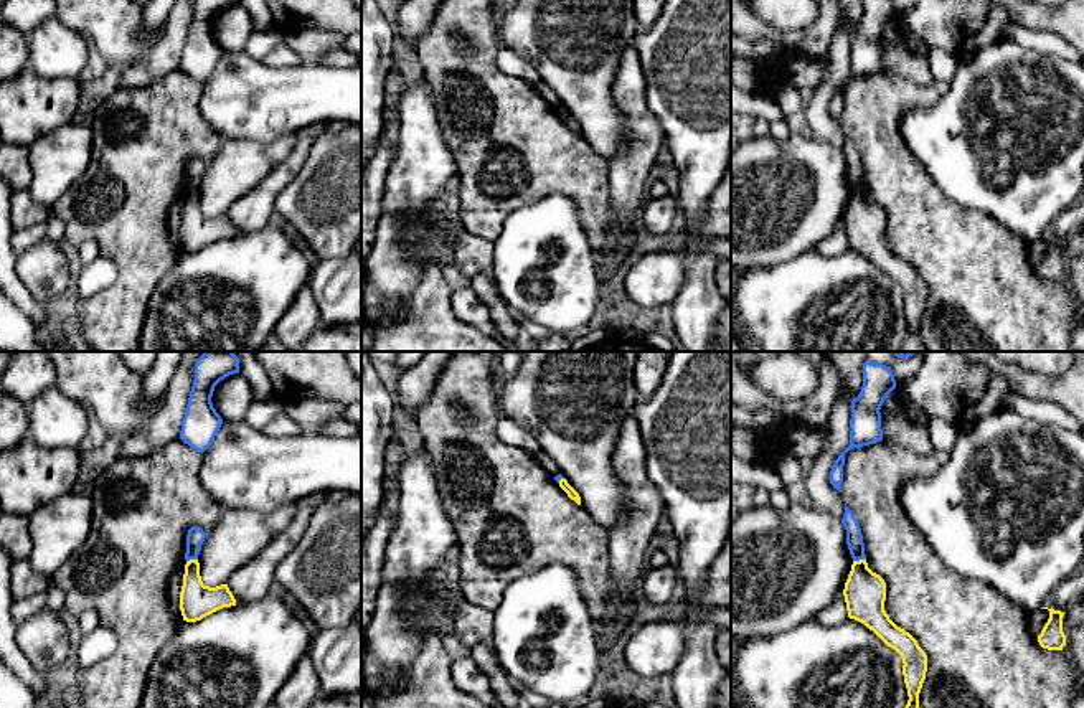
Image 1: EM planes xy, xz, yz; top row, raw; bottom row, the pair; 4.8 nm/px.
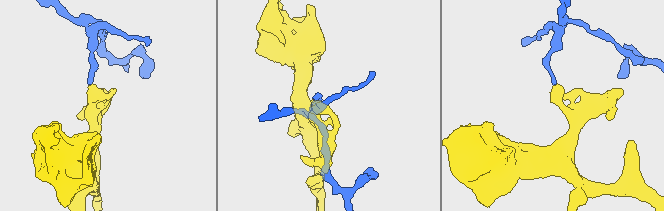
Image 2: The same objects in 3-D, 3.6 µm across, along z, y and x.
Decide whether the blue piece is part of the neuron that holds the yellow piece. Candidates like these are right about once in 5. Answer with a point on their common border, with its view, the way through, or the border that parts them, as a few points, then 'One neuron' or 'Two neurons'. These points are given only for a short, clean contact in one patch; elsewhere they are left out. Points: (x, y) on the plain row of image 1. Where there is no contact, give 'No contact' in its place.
Touches yellow at yz (860, 190). Boundary: yz (865, 188), (853, 192). Two neurons

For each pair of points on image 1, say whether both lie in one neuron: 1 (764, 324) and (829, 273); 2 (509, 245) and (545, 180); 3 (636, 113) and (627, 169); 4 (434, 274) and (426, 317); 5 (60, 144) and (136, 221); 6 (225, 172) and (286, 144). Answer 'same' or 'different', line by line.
1: same
2: different
3: same
4: same
5: different
6: same

